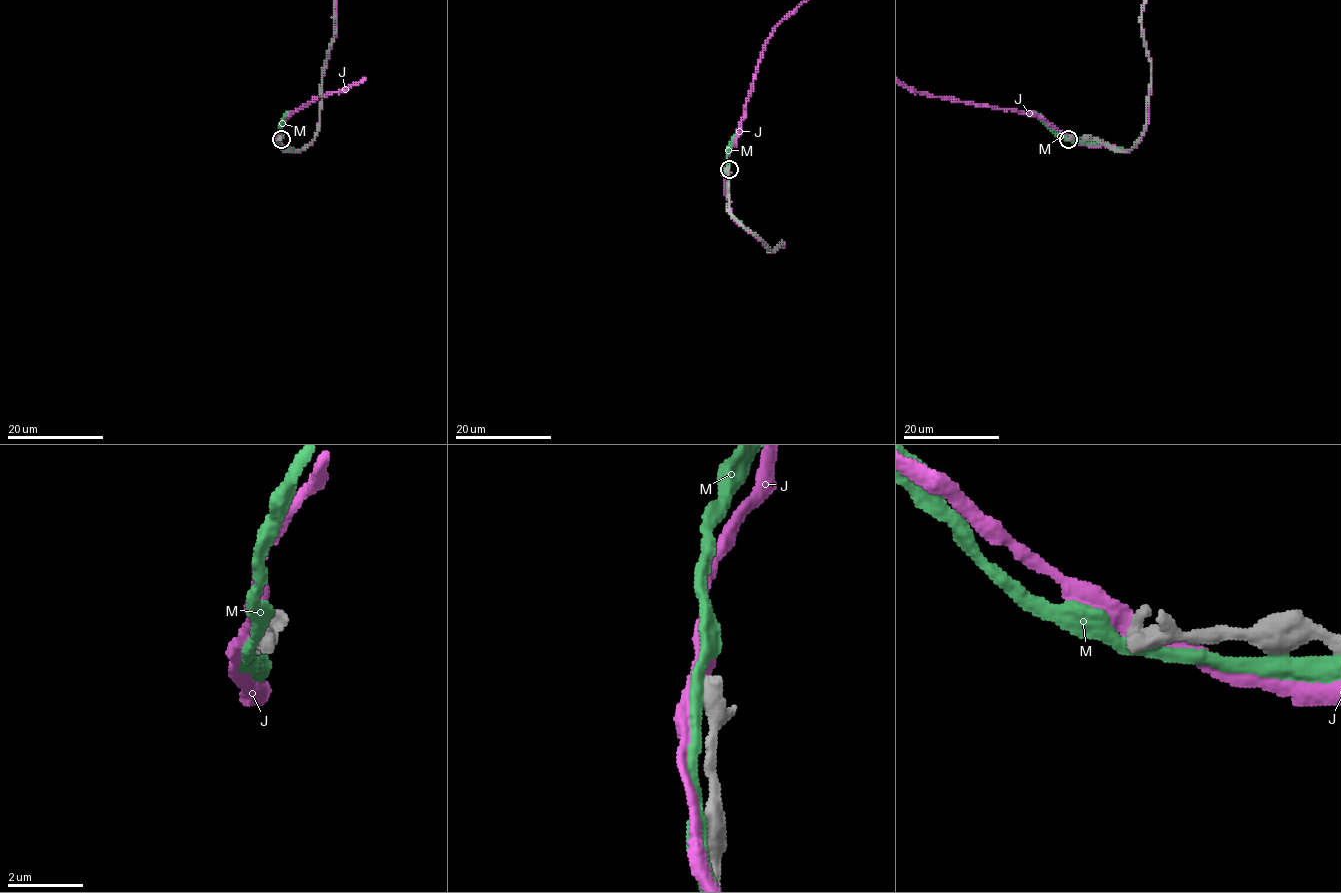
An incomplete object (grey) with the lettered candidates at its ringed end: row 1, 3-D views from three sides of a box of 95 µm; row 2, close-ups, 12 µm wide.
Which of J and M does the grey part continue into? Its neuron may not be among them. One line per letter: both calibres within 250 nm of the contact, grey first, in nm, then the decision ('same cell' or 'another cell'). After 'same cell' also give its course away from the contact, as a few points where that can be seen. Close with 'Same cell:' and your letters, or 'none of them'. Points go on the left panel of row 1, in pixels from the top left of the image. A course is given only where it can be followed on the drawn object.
J: calibres 400 and 400 nm; another cell
M: calibres 600 and 320 nm; another cell
Same cell: none of them

